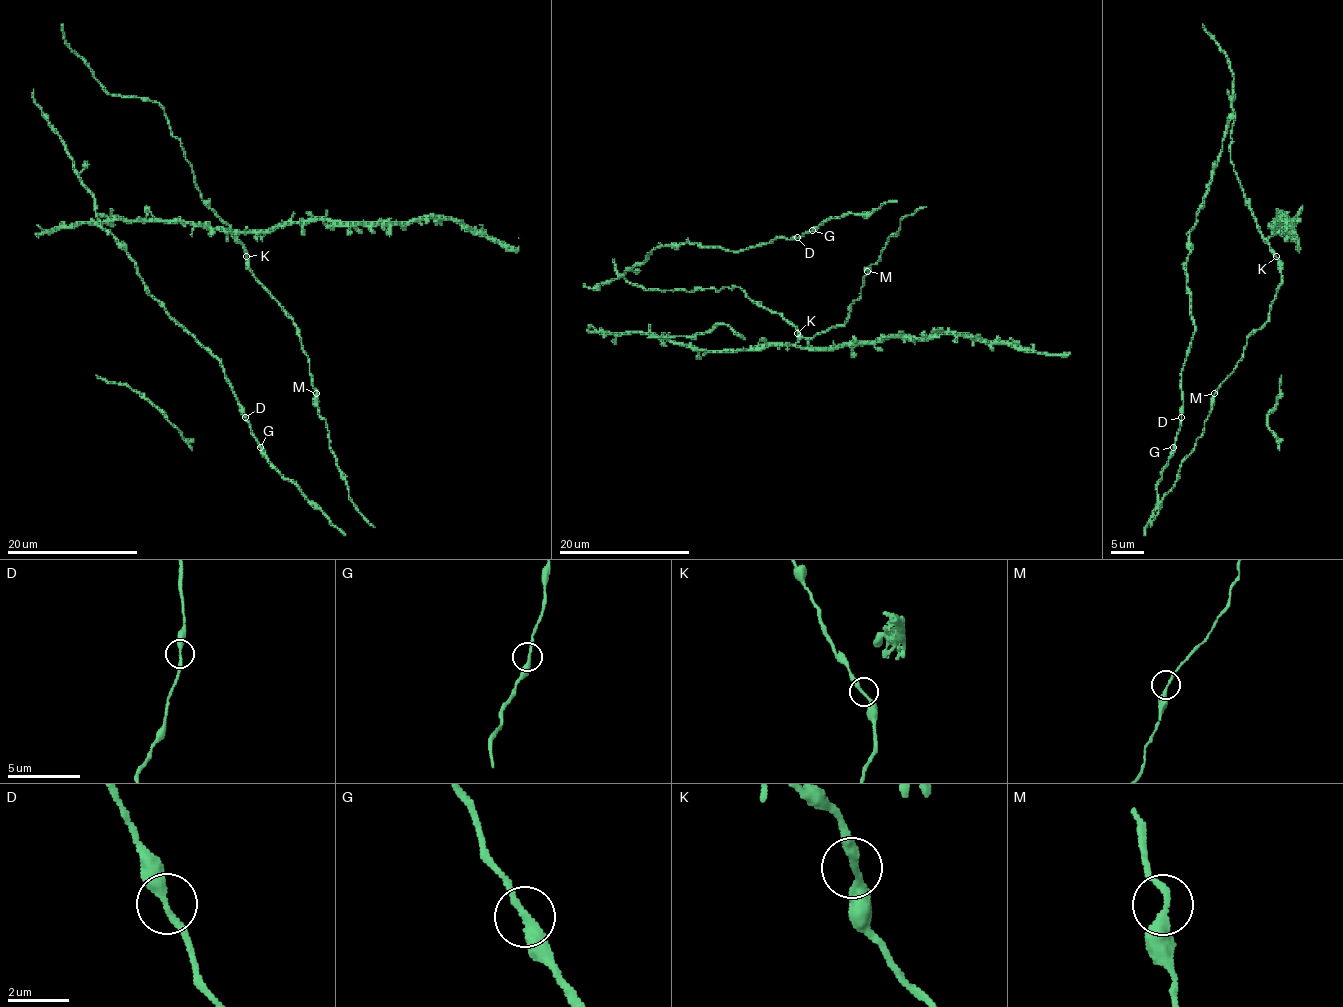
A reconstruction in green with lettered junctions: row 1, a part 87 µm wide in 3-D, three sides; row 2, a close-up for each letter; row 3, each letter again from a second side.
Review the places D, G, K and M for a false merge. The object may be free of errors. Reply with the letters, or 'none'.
none

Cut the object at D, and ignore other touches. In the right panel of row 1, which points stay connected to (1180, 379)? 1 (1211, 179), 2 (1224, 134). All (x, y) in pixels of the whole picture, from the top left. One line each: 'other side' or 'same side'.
1: same side
2: same side

